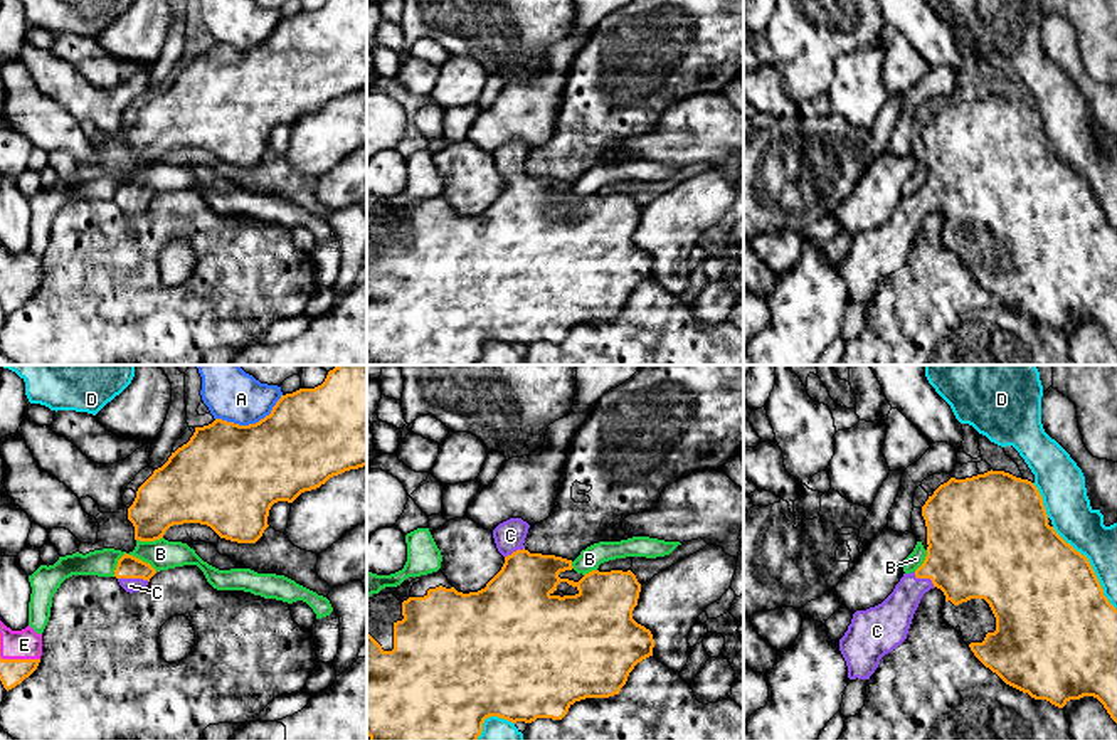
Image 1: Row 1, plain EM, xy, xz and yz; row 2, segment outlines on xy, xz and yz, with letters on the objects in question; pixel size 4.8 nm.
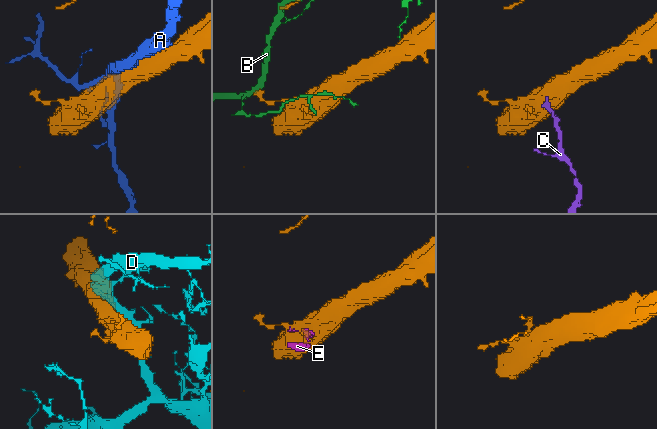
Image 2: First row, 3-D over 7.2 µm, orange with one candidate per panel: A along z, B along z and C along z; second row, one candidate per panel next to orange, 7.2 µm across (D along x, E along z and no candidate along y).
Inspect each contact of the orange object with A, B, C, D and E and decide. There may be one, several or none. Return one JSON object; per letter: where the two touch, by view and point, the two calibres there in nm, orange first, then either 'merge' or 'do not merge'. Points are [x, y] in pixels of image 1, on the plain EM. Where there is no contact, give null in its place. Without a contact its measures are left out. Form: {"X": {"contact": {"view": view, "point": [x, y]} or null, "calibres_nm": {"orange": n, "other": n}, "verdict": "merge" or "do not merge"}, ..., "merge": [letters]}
{"A": {"contact": {"view": "xy", "point": [251, 47]}, "calibres_nm": {"orange": 460, "other": 220}, "verdict": "do not merge"}, "B": {"contact": {"view": "xy", "point": [130, 179]}, "calibres_nm": {"orange": 110, "other": 140}, "verdict": "do not merge"}, "C": {"contact": {"view": "xy", "point": [133, 200]}, "calibres_nm": {"orange": 110, "other": 70}, "verdict": "merge"}, "D": {"contact": {"view": "yz", "point": [1090, 190]}, "calibres_nm": {"orange": 500, "other": 200}, "verdict": "do not merge"}, "E": {"contact": {"view": "xy", "point": [21, 283]}, "calibres_nm": {"orange": 130, "other": 140}, "verdict": "merge"}, "merge": ["C", "E"]}

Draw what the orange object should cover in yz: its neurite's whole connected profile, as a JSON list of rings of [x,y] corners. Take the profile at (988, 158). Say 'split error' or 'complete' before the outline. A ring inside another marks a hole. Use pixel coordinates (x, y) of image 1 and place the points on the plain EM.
split error | [[[993,92],[966,103],[950,101],[947,106],[940,108],[932,119],[929,119],[929,123],[922,130],[922,140],[927,150],[929,168],[924,187],[915,195],[903,197],[893,215],[881,227],[866,234],[856,234],[853,237],[851,247],[848,249],[848,254],[839,262],[839,274],[848,289],[848,301],[870,303],[870,299],[878,291],[880,283],[907,262],[913,237],[924,217],[937,210],[945,219],[945,227],[942,230],[944,244],[954,252],[957,249],[961,251],[964,266],[971,271],[974,279],[986,291],[996,296],[1006,308],[1028,316],[1035,323],[1046,323],[1058,331],[1063,331],[1070,323],[1093,320],[1104,328],[1110,341],[1117,346],[1117,232],[1104,219],[1104,212],[1088,182],[1077,175],[1055,155],[1053,150],[1048,148],[1048,138],[1038,111],[1028,103],[1021,103],[1009,96]]]

